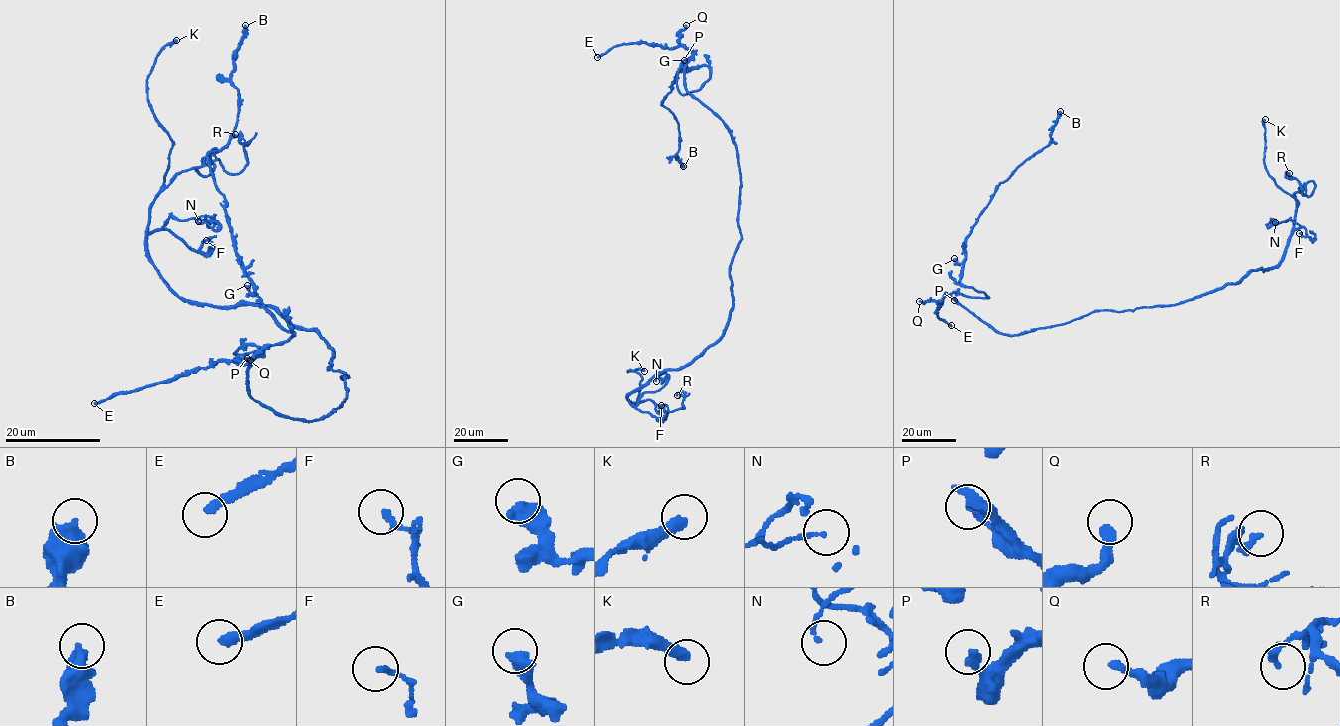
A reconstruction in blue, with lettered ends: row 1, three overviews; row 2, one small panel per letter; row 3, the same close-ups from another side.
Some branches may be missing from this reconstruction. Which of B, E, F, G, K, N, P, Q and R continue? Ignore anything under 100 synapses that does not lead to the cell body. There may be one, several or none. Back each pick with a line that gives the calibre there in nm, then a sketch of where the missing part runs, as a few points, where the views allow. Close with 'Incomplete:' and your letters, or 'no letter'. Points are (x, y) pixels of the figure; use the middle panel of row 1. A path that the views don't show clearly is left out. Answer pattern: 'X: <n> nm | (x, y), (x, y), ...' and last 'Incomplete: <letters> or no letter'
E: 320 nm | (597, 57), (580, 73), (553, 68), (535, 71), (510, 67), (490, 80), (467, 76), (458, 81)
K: 360 nm | (644, 371), (659, 376)
Incomplete: E, K

